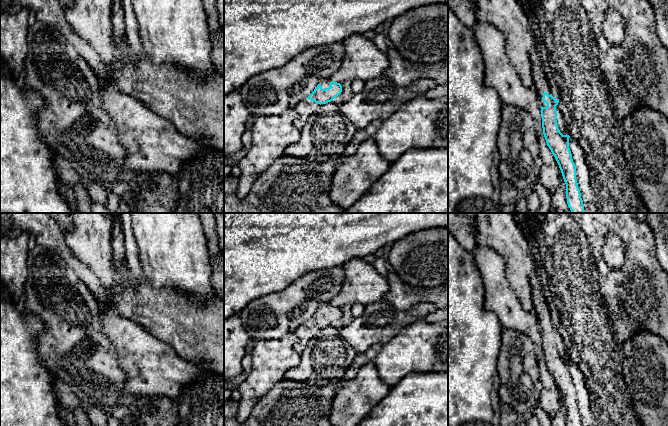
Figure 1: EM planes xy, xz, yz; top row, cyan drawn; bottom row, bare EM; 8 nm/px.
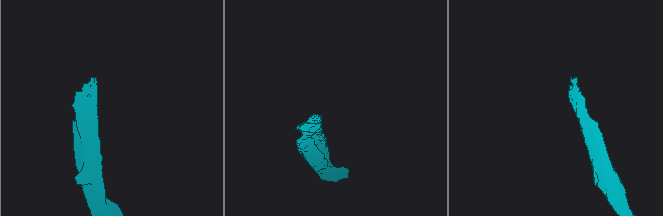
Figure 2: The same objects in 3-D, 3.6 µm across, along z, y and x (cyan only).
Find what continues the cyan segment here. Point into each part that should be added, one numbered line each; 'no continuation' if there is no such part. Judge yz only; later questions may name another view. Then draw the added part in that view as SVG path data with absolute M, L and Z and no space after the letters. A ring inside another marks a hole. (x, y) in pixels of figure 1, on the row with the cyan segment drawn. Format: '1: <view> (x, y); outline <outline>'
1: yz (541, 85); outline M521 0L521 8L527 16L529 23L529 32L533 38L533 44L530 50L530 60L532 63L533 70L533 81L534 81L534 90L537 92L537 98L540 107L546 107L547 104L543 101L543 93L546 92L548 95L551 94L551 88L545 78L544 72L541 67L540 55L538 52L538 48L536 42L534 40L534 26L531 21L532 16L532 7L535 5L537 0Z

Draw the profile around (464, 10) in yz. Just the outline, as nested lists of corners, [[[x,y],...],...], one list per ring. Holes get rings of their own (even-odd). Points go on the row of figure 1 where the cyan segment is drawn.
[[[448,0],[448,7],[454,12],[463,26],[474,31],[476,0]]]

